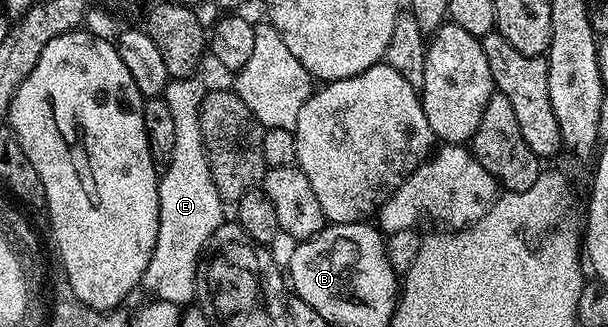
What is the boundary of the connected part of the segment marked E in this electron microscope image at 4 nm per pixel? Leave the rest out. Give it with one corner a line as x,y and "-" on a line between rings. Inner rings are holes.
199,76
177,77
169,80
164,88
162,100
166,107
170,107
170,116
174,119
174,155
170,155
170,163
163,166
158,177
158,239
150,263
146,263
142,282
143,288
148,288
155,300
169,301
181,307
195,302
200,252
210,235
214,235
216,228
226,221
226,205
214,187
202,143
200,104
206,86
200,80

